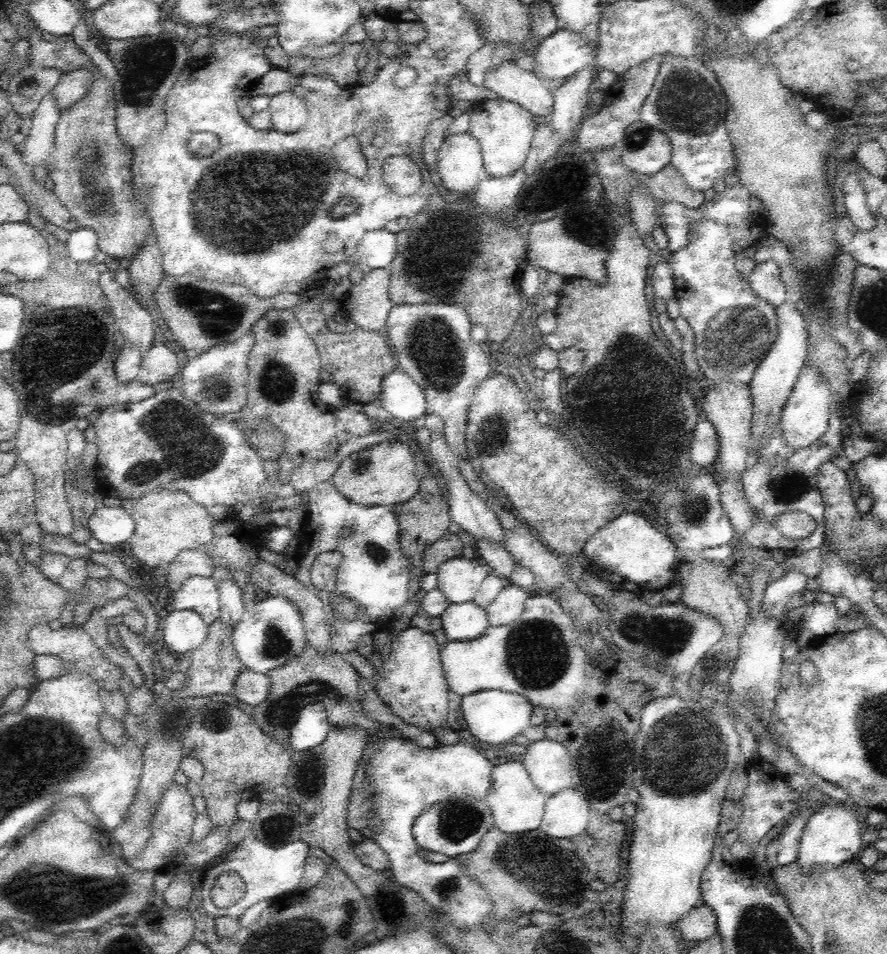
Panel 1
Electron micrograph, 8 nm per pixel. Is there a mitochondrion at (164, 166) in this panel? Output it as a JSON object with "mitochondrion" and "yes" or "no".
{"mitochondrion":"no"}

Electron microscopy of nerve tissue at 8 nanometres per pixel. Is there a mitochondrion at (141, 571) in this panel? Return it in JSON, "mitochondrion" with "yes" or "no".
{"mitochondrion":"no"}

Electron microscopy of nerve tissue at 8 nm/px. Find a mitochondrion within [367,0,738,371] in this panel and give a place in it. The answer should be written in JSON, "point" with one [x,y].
{"point":[678,107]}

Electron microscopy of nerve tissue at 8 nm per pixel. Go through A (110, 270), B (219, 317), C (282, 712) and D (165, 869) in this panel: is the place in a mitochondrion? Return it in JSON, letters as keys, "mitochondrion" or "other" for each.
{"A":"other","B":"mitochondrion","C":"mitochondrion","D":"other"}

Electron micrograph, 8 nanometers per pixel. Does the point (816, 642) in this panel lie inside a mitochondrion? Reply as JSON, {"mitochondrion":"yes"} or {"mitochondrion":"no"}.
{"mitochondrion":"no"}

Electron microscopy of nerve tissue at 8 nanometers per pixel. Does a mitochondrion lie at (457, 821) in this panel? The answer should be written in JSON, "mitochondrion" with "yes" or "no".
{"mitochondrion":"yes"}

